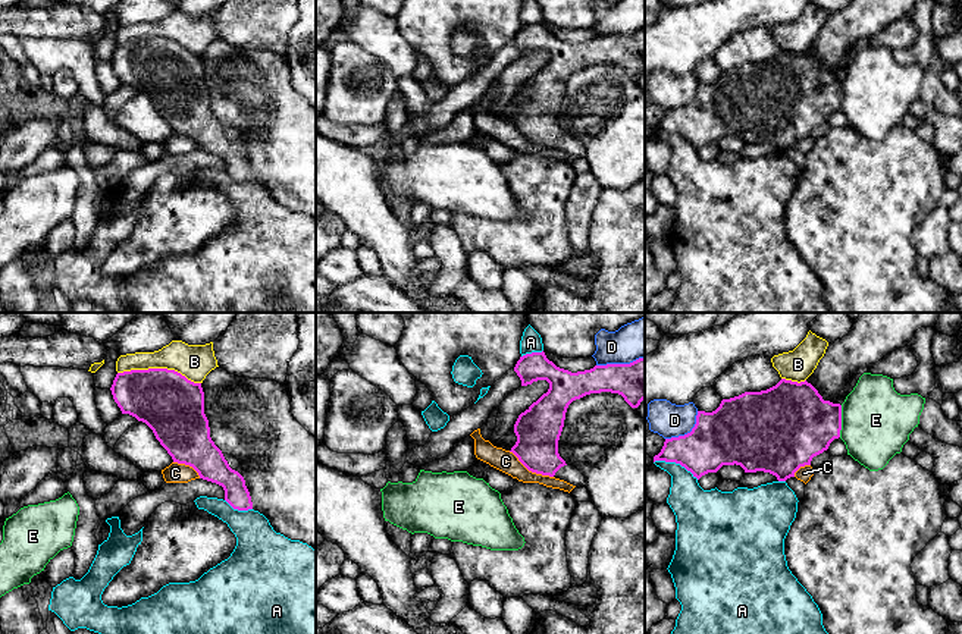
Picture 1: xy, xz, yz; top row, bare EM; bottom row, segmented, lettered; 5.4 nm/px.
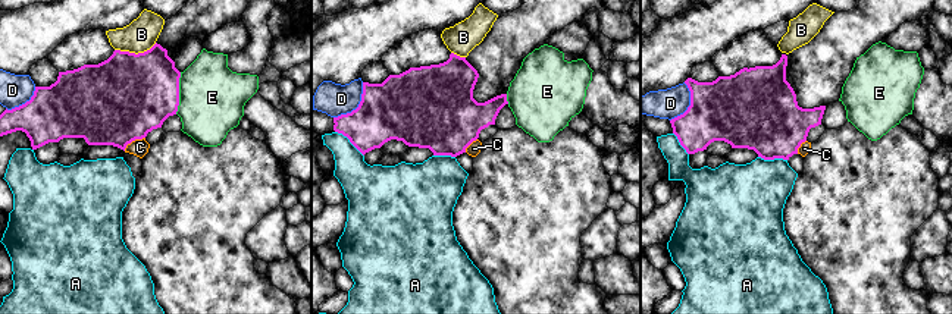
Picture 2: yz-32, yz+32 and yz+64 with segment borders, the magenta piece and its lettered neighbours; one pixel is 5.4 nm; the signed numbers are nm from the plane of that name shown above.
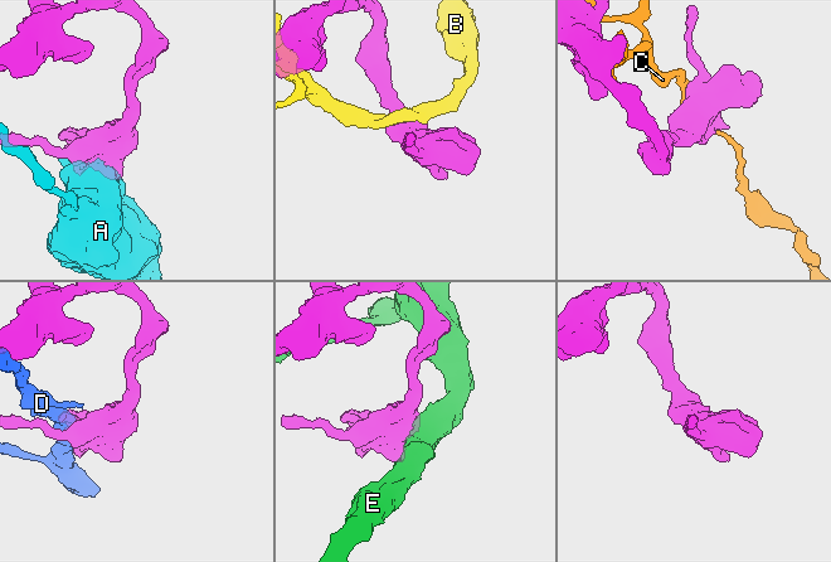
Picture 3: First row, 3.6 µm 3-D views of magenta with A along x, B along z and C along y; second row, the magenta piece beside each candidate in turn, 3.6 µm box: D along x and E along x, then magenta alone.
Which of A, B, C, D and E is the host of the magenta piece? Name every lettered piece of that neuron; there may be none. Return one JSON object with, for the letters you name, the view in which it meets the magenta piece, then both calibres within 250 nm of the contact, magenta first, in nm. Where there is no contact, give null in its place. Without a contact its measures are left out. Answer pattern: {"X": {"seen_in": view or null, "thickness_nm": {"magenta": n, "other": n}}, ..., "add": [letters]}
{"add": []}

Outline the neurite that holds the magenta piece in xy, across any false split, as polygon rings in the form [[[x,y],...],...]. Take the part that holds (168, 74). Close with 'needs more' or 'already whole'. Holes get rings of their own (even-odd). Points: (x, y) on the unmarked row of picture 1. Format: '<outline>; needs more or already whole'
[[[148,40],[117,44],[110,62],[122,85],[129,85],[145,94],[173,134],[189,136],[200,150],[222,157],[225,172],[234,181],[253,181],[241,134],[234,126],[223,125],[210,109],[201,54],[194,54],[175,41]]]; needs more

